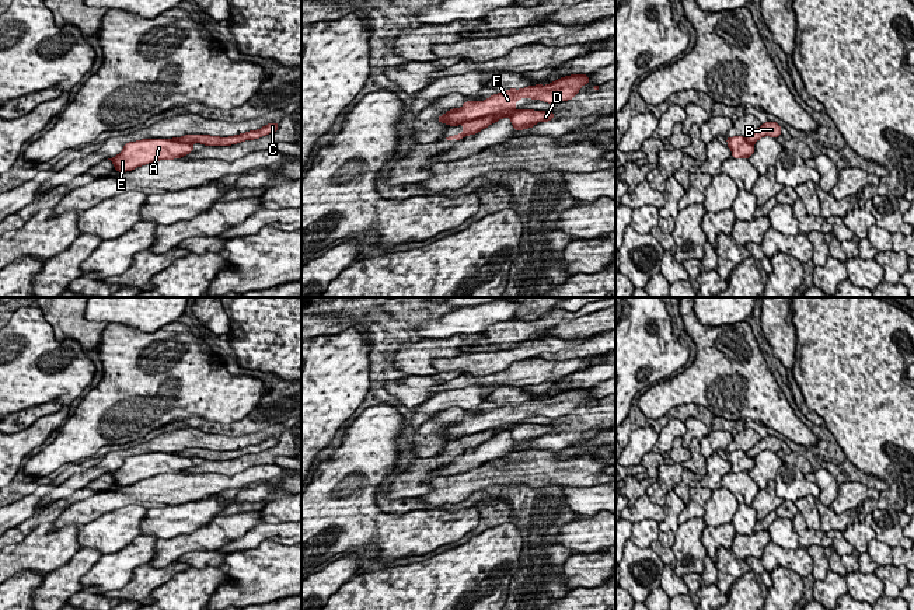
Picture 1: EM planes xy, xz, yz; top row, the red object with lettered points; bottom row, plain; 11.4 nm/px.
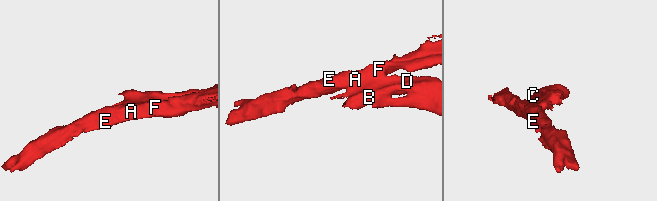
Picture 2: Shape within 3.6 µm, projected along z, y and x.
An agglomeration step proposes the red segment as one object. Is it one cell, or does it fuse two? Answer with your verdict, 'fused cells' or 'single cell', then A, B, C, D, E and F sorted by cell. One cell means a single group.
fused cells; A E F / B C D

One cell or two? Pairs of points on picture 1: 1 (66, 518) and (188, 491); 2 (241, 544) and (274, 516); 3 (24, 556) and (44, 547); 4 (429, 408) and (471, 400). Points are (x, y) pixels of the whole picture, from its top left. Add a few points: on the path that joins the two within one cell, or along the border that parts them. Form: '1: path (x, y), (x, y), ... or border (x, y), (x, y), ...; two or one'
1: path (97, 505), (129, 494), (157, 492); one
2: border (286, 520), (265, 523); two
3: path (28, 556), (39, 551); one
4: path (439, 401), (461, 400); one

